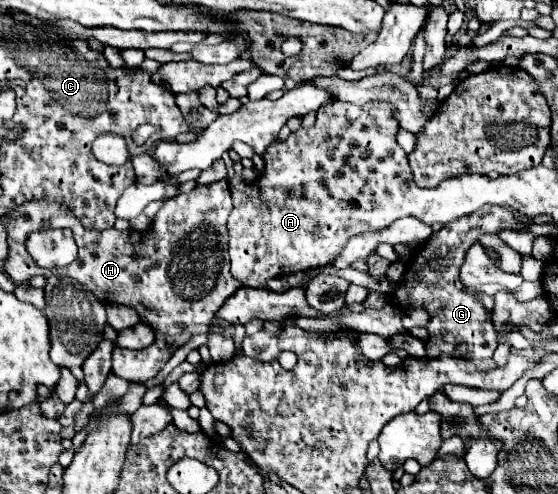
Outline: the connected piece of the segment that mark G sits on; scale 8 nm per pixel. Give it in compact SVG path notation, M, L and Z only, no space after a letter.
M488 205L482 211L474 211L472 215L460 217L442 229L434 231L432 237L420 245L416 251L422 251L422 263L408 265L406 273L398 281L390 281L390 303L402 311L424 309L430 315L426 329L430 333L430 341L426 347L428 357L438 357L442 353L460 355L472 359L480 371L490 371L496 367L492 361L492 351L496 349L496 331L492 327L490 313L484 311L484 305L478 301L478 293L466 293L460 283L460 267L464 263L466 251L480 243L480 237L486 233L500 235L504 229L522 231L530 227L530 223L522 223L514 217L512 209L500 205Z

